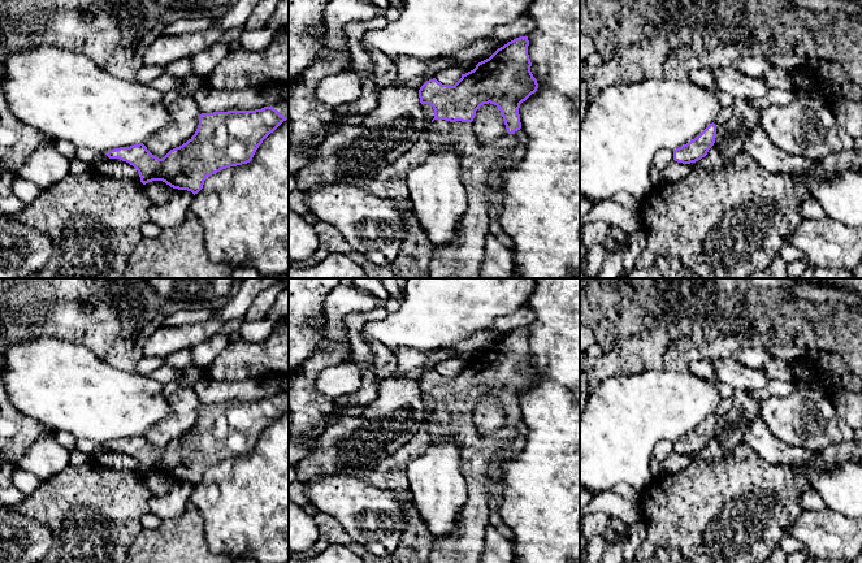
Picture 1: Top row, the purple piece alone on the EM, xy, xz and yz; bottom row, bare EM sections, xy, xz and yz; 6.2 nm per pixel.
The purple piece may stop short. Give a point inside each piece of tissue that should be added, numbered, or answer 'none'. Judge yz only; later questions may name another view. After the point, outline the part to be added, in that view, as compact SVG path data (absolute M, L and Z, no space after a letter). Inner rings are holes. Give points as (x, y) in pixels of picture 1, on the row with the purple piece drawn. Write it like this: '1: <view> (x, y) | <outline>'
none

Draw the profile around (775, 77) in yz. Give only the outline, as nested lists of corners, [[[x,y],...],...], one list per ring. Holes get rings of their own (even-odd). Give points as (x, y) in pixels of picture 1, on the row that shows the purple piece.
[[[771,66],[762,77],[767,82],[770,88],[783,88],[796,91],[796,81],[793,79],[790,72]]]

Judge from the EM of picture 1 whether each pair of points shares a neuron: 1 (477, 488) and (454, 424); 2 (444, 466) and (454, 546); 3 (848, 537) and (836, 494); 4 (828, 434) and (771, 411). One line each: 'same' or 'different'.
1: same
2: different
3: different
4: same

